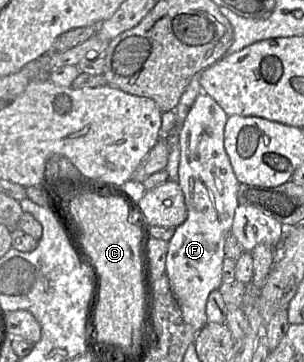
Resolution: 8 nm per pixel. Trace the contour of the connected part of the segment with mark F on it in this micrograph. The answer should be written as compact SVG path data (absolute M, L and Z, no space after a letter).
M201 92L180 130L179 181L187 208L187 218L168 242L166 271L170 287L185 322L202 330L207 322L209 294L222 285L224 245L231 233L238 201L239 181L224 148L228 115L208 94Z

